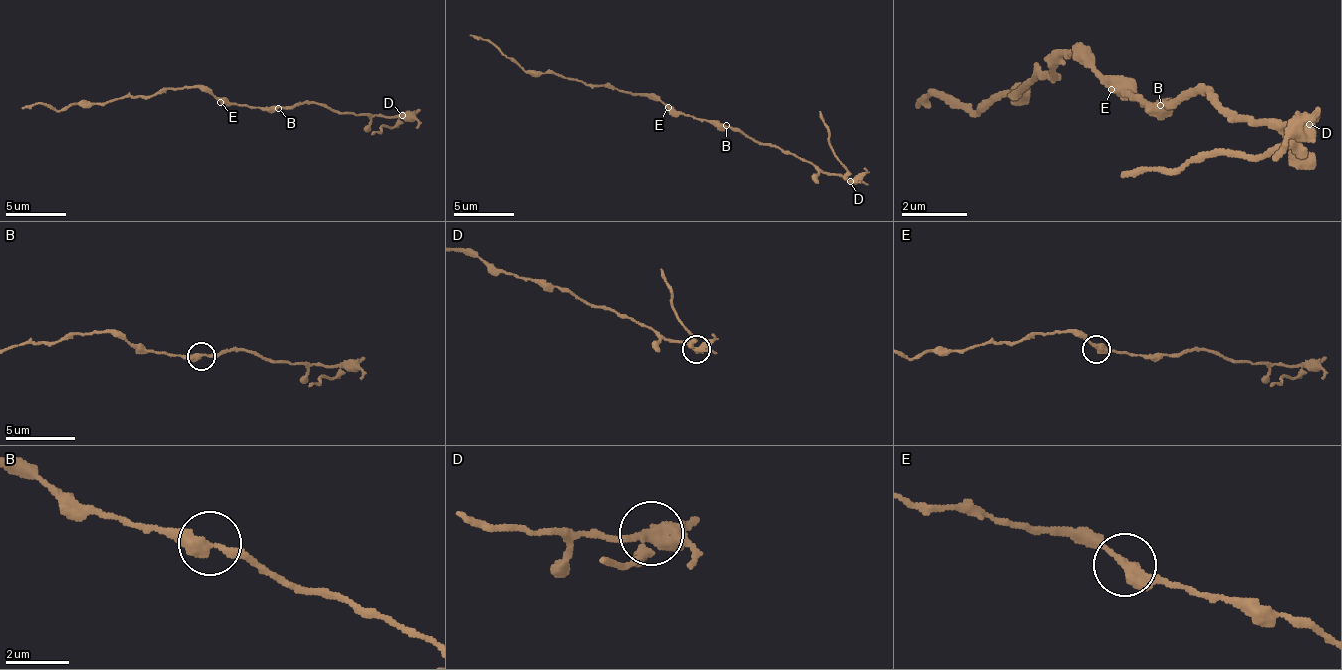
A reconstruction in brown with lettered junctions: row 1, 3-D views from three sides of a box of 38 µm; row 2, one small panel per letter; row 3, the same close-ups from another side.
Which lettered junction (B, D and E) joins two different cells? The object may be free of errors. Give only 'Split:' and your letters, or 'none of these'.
Split: D

